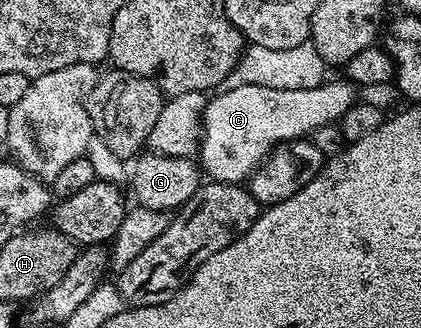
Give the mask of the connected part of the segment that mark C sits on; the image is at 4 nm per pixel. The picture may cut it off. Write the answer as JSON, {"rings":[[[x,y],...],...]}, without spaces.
{"rings":[[[338,76],[334,82],[325,80],[313,90],[305,88],[271,88],[259,84],[243,84],[242,87],[222,89],[214,93],[205,103],[205,115],[201,118],[201,144],[199,166],[214,182],[241,184],[248,180],[270,152],[283,142],[294,142],[296,138],[312,135],[321,126],[340,123],[341,117],[359,100],[358,87],[348,78]]]}

